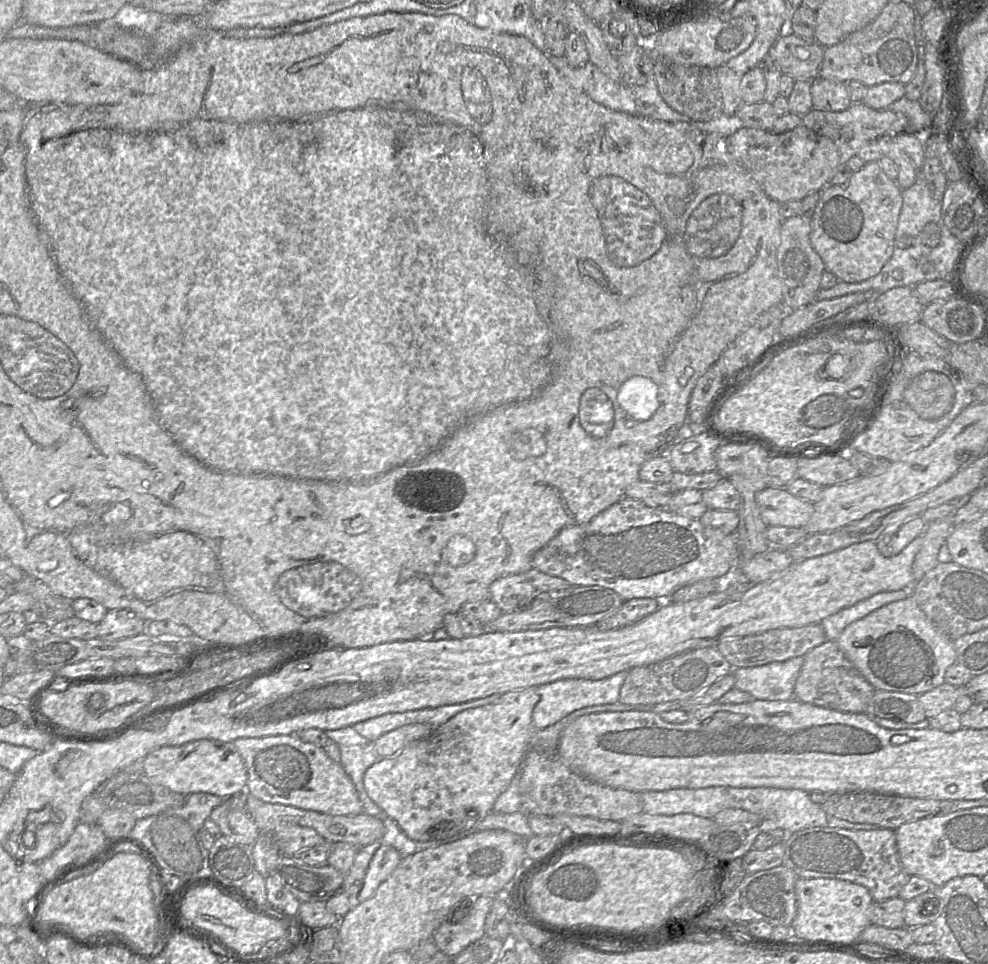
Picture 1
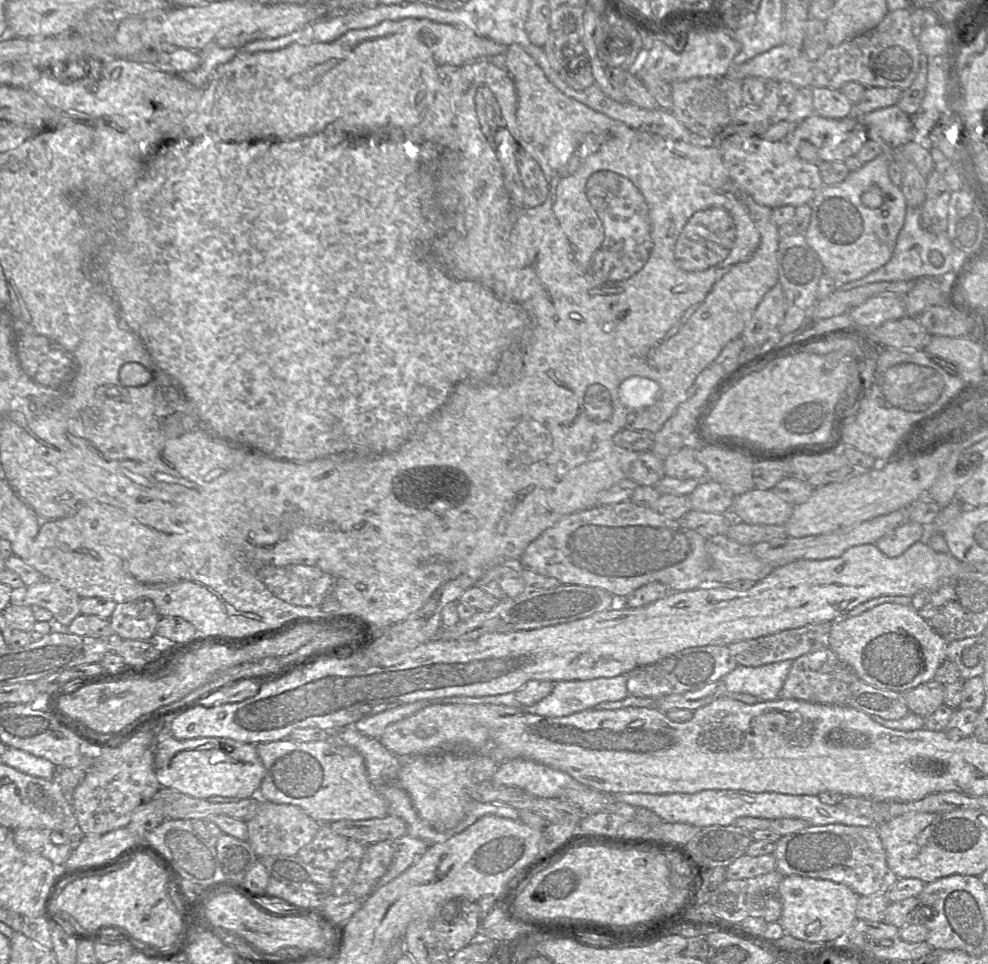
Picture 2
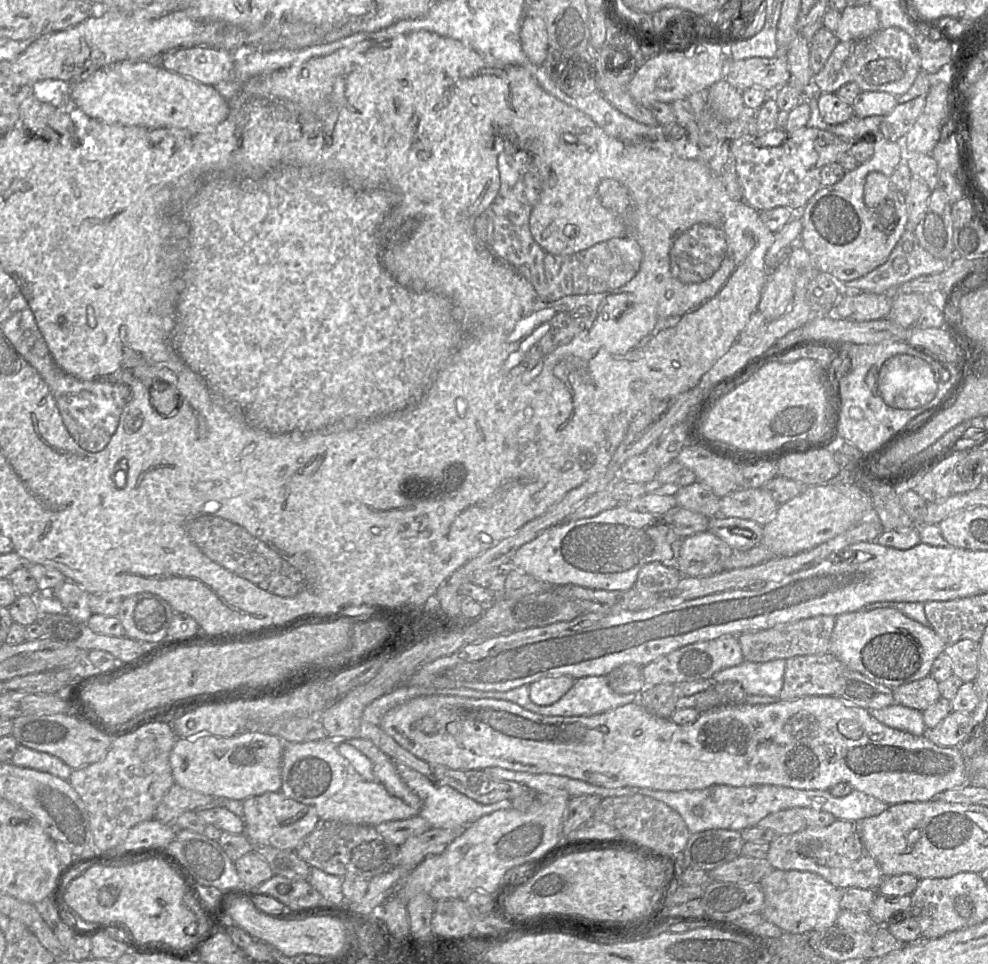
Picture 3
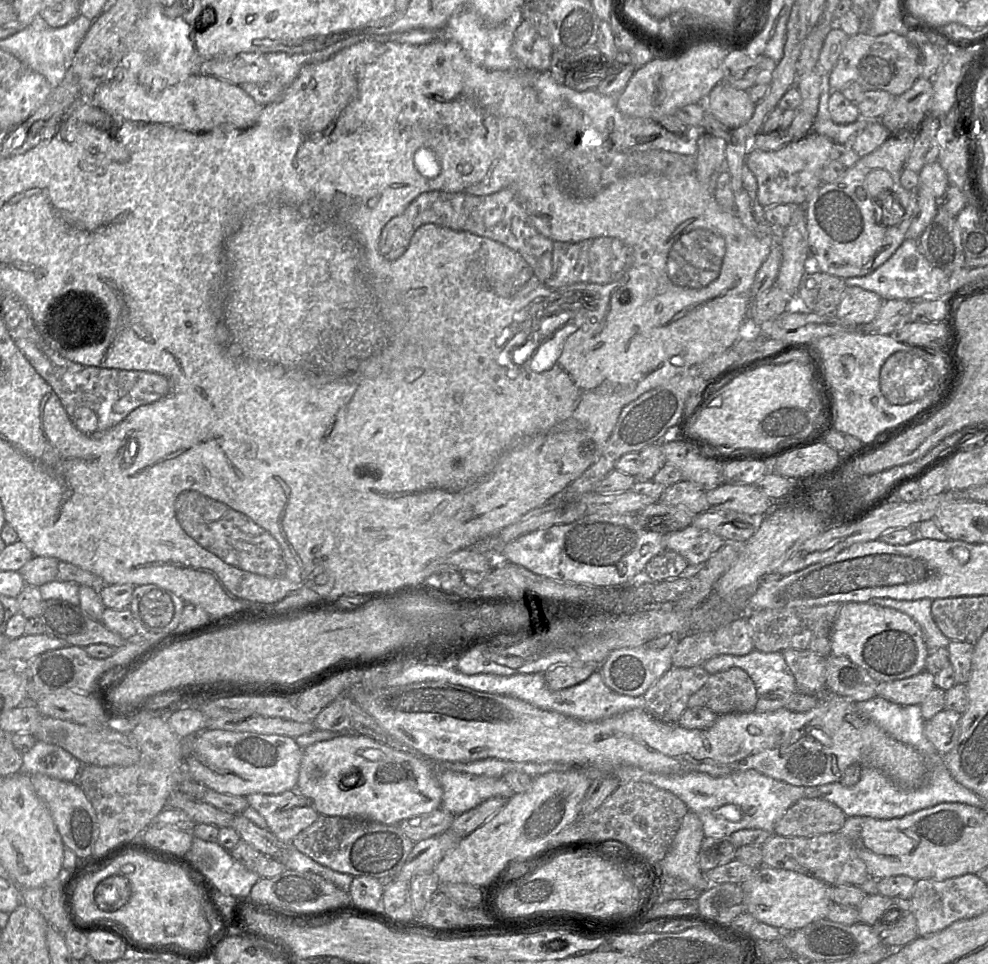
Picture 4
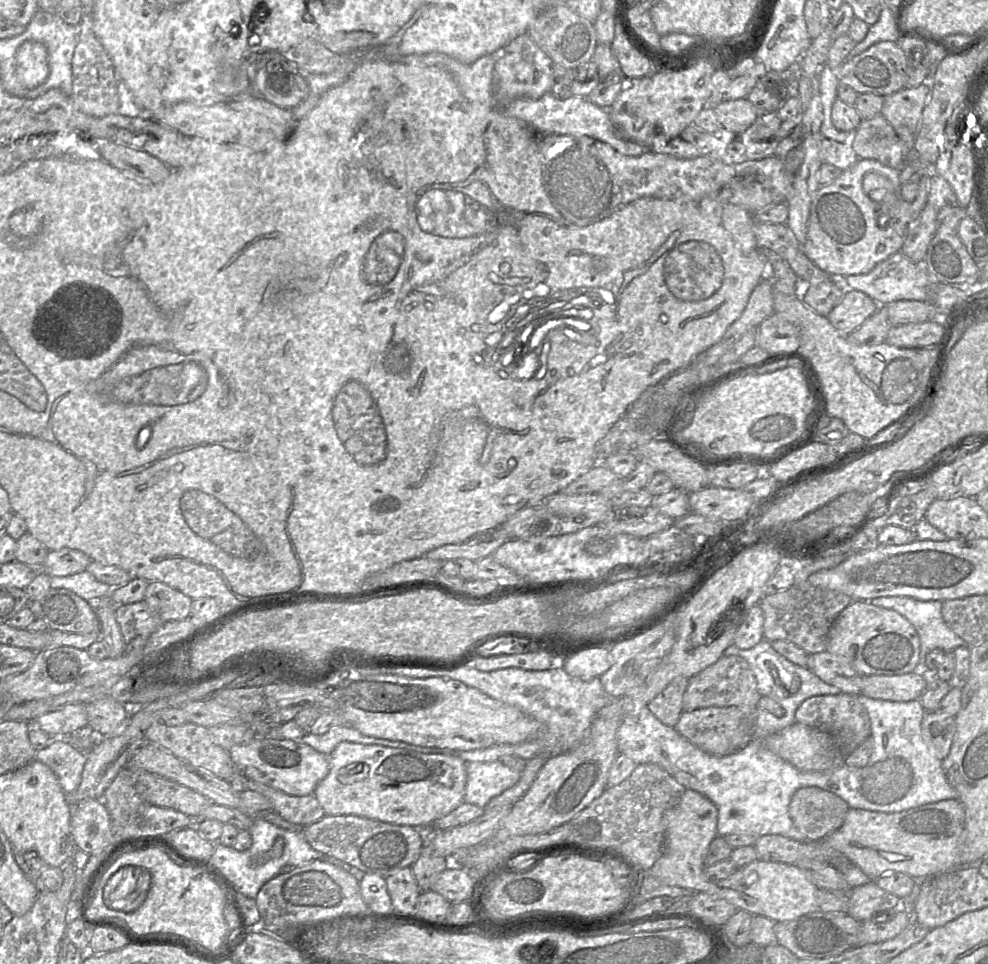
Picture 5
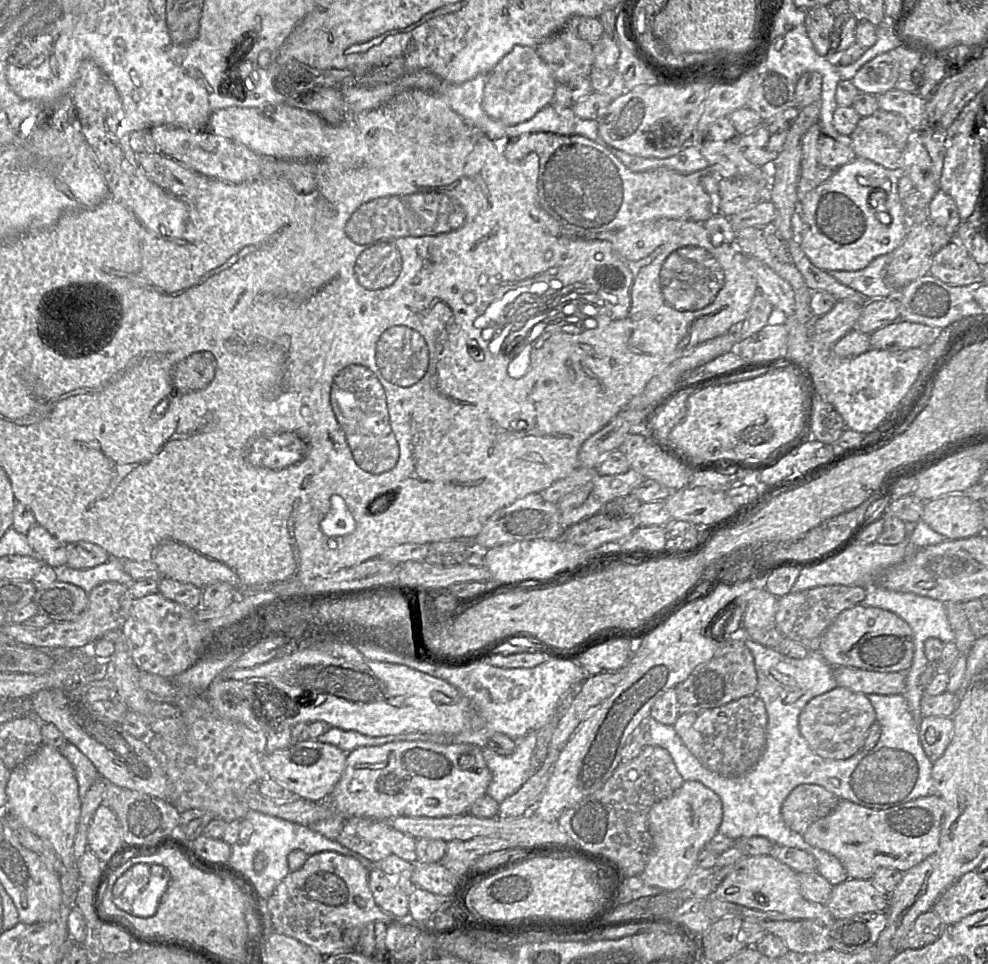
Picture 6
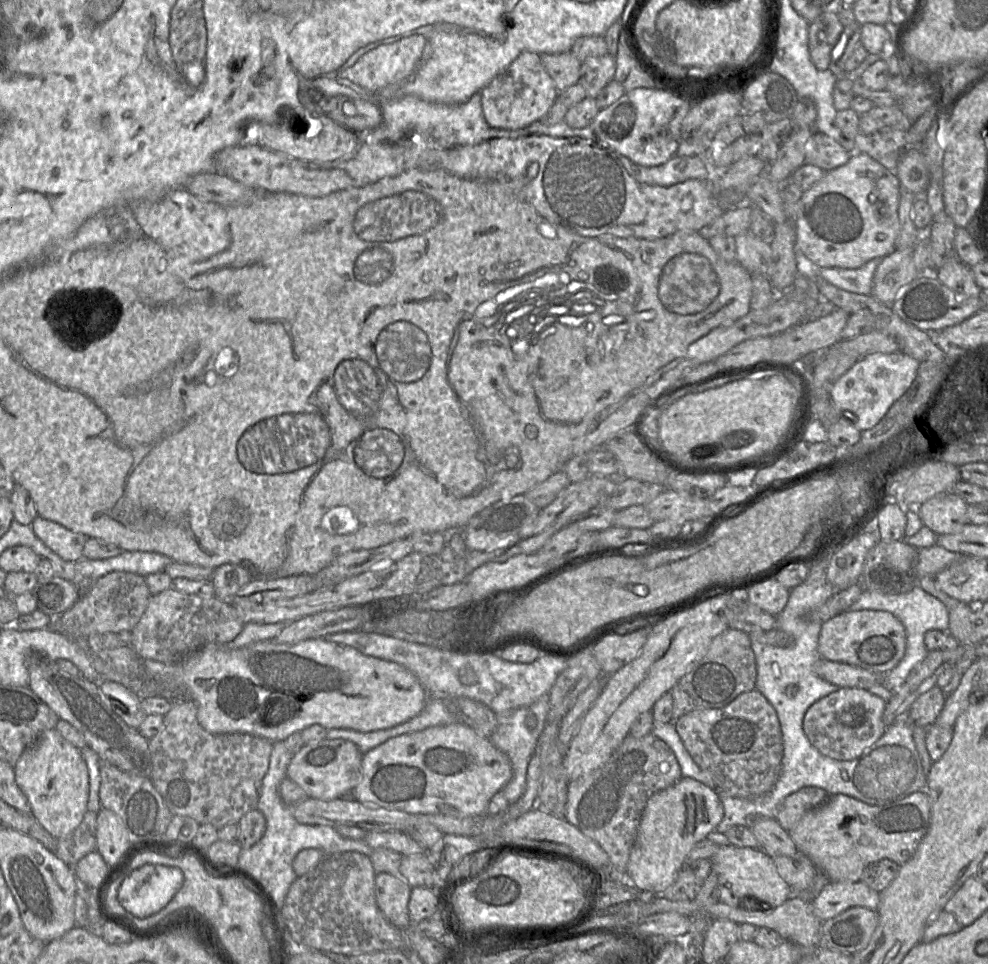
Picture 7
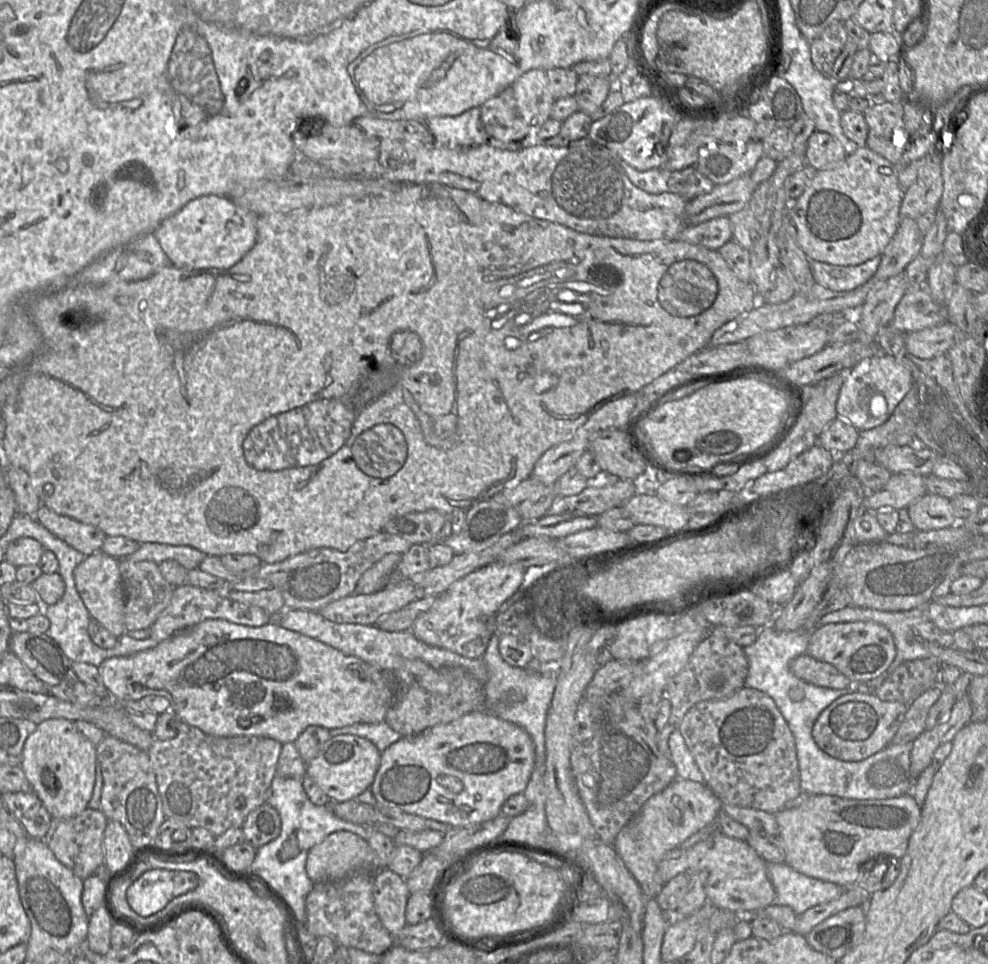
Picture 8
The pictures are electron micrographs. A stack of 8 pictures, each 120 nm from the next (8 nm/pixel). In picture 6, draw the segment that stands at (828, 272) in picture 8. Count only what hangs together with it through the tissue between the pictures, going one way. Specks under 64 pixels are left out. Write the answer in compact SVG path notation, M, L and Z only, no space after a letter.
M889 255L874 258L865 268L856 271L830 271L842 284L860 292L867 299L895 297L900 289L885 283L886 266Z

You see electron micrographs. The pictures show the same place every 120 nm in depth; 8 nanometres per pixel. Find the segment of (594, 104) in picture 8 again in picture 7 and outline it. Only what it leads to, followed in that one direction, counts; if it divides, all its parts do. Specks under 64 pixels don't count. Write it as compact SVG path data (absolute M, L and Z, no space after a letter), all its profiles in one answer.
M609 53L598 57L588 57L581 65L580 83L587 97L596 98L600 91L614 79L616 58Z

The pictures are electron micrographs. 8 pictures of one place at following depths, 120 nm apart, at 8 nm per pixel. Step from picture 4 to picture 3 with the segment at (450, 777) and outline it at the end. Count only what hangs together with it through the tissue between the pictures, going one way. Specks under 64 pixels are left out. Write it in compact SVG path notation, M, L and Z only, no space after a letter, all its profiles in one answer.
M394 762L394 765L404 783L420 798L422 808L419 816L424 818L430 824L431 828L452 829L467 827L486 814L513 808L511 800L501 800L492 804L481 804L449 786L435 785L426 776L400 762Z

